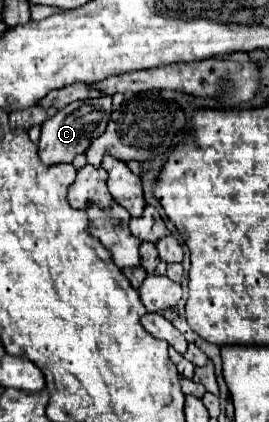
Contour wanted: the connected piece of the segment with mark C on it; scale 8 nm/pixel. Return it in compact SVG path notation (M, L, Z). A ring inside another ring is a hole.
M111 96L87 98L79 102L71 102L67 108L59 110L55 116L47 118L41 124L41 140L39 140L39 158L45 164L71 162L77 154L85 152L93 138L101 136L111 118Z

